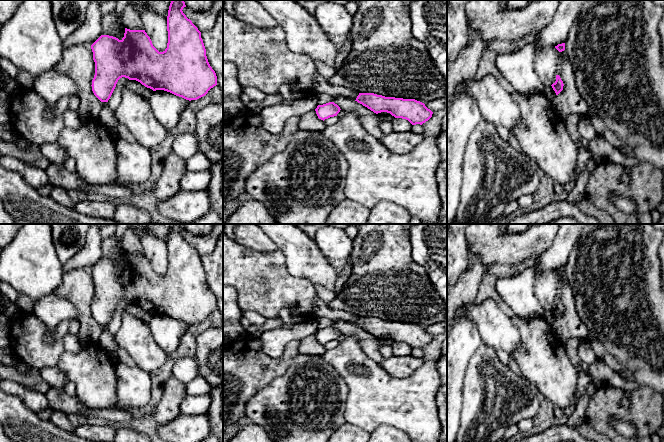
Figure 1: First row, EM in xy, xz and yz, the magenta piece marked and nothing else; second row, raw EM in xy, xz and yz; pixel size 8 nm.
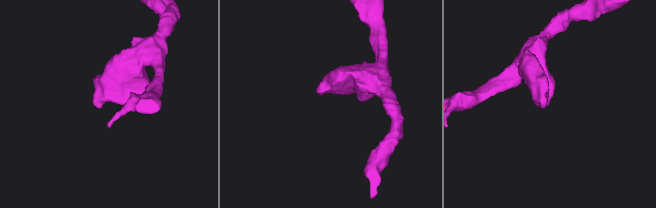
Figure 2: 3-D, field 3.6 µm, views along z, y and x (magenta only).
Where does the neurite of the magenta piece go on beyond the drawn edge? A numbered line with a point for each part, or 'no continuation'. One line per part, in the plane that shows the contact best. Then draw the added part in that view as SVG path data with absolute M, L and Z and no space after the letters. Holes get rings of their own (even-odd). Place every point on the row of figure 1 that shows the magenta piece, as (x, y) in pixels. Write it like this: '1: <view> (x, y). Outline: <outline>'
no continuation

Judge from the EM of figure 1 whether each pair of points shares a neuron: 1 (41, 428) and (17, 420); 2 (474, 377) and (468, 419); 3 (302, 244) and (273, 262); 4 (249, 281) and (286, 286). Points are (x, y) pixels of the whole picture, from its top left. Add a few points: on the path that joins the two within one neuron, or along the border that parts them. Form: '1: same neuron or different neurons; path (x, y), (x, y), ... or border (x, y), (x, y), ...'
1: same neuron; path (35, 428), (25, 428), (23, 426)
2: same neuron; path (474, 387), (474, 409)
3: different neurons; border (277, 248), (284, 256), (286, 269), (294, 276)
4: same neuron; path (258, 281), (261, 281), (266, 286), (277, 286)

